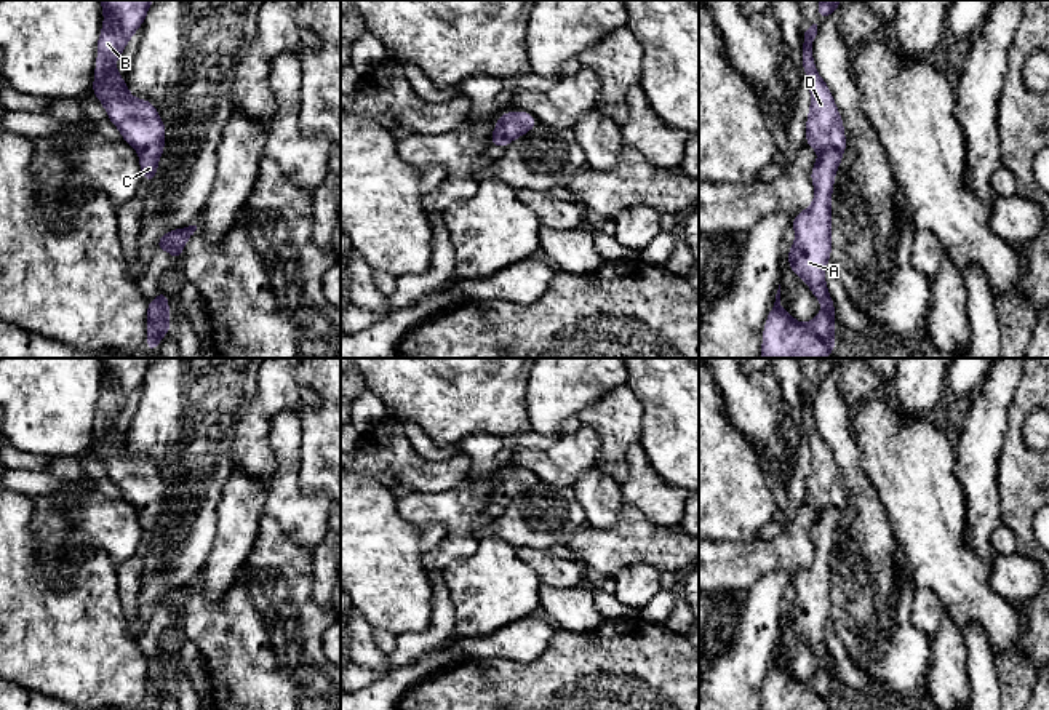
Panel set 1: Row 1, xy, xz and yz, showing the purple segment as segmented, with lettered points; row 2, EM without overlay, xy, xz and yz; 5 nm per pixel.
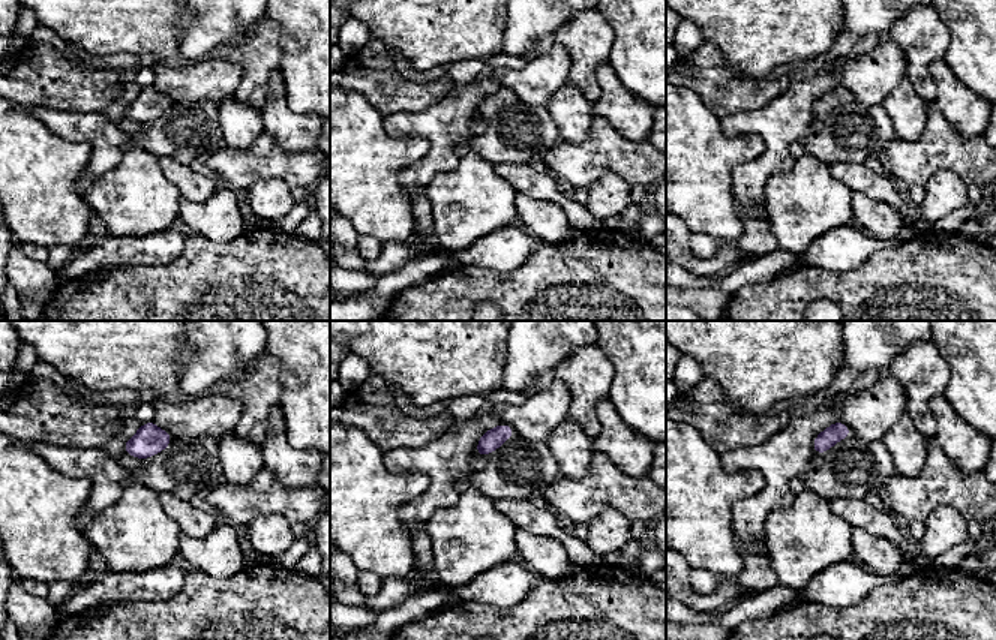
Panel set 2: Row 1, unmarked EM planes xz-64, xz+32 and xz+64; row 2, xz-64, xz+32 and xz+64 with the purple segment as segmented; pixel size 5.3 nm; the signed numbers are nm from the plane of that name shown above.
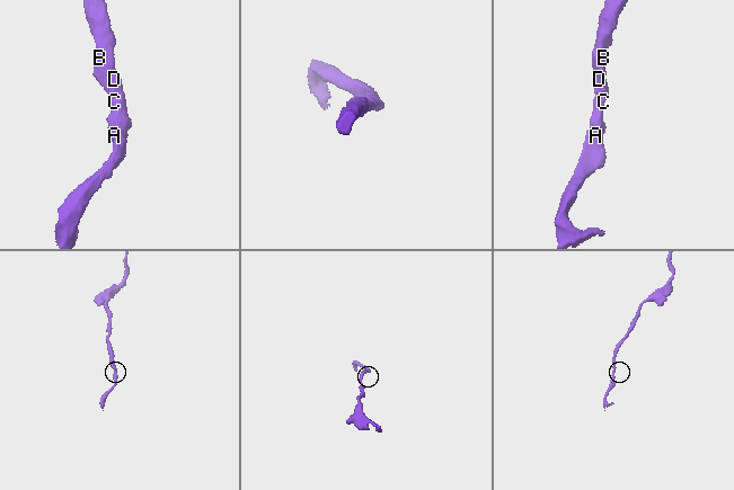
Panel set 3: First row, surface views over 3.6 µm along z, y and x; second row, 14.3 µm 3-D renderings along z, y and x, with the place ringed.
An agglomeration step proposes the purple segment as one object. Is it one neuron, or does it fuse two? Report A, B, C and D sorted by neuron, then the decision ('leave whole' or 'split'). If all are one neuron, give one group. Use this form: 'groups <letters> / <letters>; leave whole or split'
groups A B C D; leave whole

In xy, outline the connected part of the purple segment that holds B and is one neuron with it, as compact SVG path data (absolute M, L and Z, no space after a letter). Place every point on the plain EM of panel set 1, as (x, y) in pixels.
M99 358L104 384L98 398L98 419L91 451L106 465L107 475L120 488L122 497L139 510L142 536L154 540L158 517L165 509L166 485L157 473L155 462L128 451L115 419L128 398L142 384L154 358Z

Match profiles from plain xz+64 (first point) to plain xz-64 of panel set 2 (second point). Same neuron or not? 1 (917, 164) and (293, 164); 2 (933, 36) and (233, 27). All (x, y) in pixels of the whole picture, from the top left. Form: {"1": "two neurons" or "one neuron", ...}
{"1": "one neuron", "2": "two neurons"}

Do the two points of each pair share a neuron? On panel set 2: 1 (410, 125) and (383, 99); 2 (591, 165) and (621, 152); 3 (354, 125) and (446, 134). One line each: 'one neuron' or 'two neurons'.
1: two neurons
2: one neuron
3: two neurons

